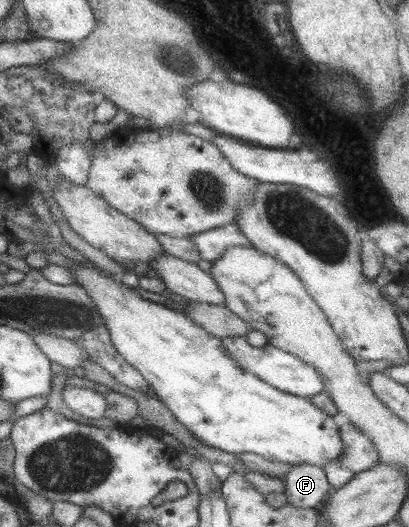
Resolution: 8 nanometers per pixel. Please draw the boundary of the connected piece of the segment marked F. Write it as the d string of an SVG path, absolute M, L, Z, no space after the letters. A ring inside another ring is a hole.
M296 463L282 479L285 502L294 508L316 508L330 489L325 472L318 465Z

